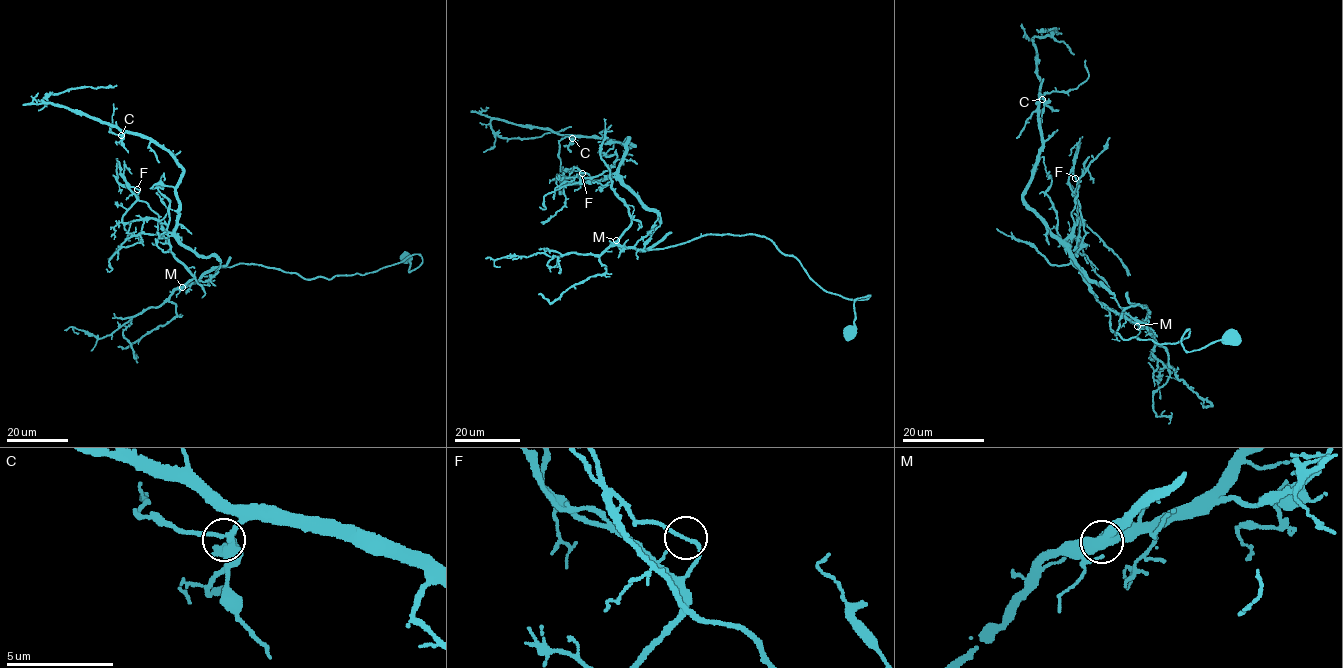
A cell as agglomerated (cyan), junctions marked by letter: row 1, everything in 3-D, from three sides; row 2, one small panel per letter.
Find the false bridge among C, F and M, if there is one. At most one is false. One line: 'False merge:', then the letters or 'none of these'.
False merge: F

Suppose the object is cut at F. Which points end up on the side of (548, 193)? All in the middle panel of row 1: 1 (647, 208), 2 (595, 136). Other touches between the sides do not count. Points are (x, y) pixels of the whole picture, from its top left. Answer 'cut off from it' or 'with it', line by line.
1: with it
2: with it

